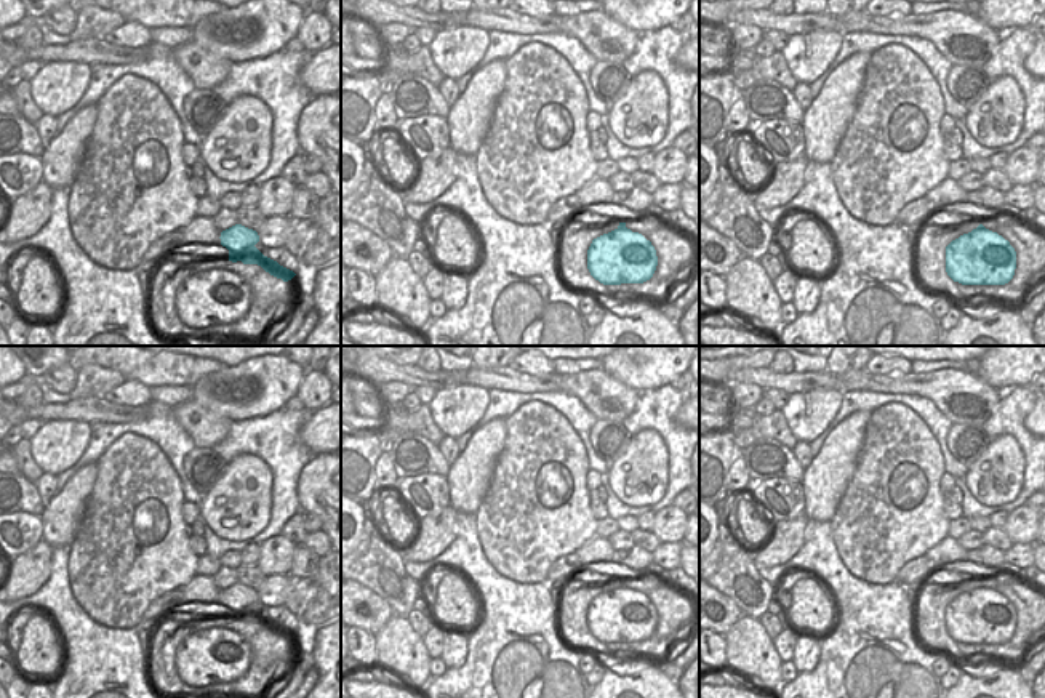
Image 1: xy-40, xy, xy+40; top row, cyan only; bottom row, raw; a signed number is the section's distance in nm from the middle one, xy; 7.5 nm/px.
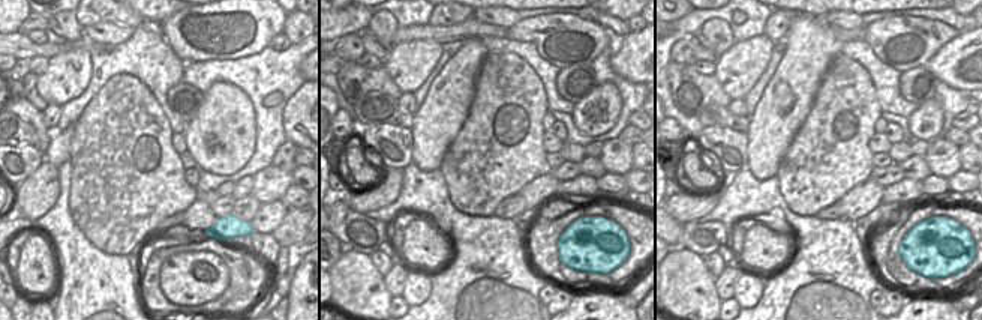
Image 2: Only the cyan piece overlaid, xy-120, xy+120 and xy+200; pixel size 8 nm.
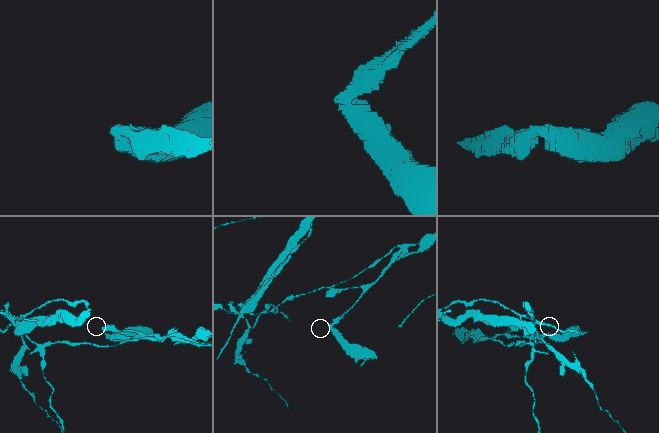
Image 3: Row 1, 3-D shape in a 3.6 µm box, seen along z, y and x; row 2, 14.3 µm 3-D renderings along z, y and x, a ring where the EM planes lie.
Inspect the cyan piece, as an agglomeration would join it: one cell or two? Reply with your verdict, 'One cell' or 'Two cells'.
Two cells

